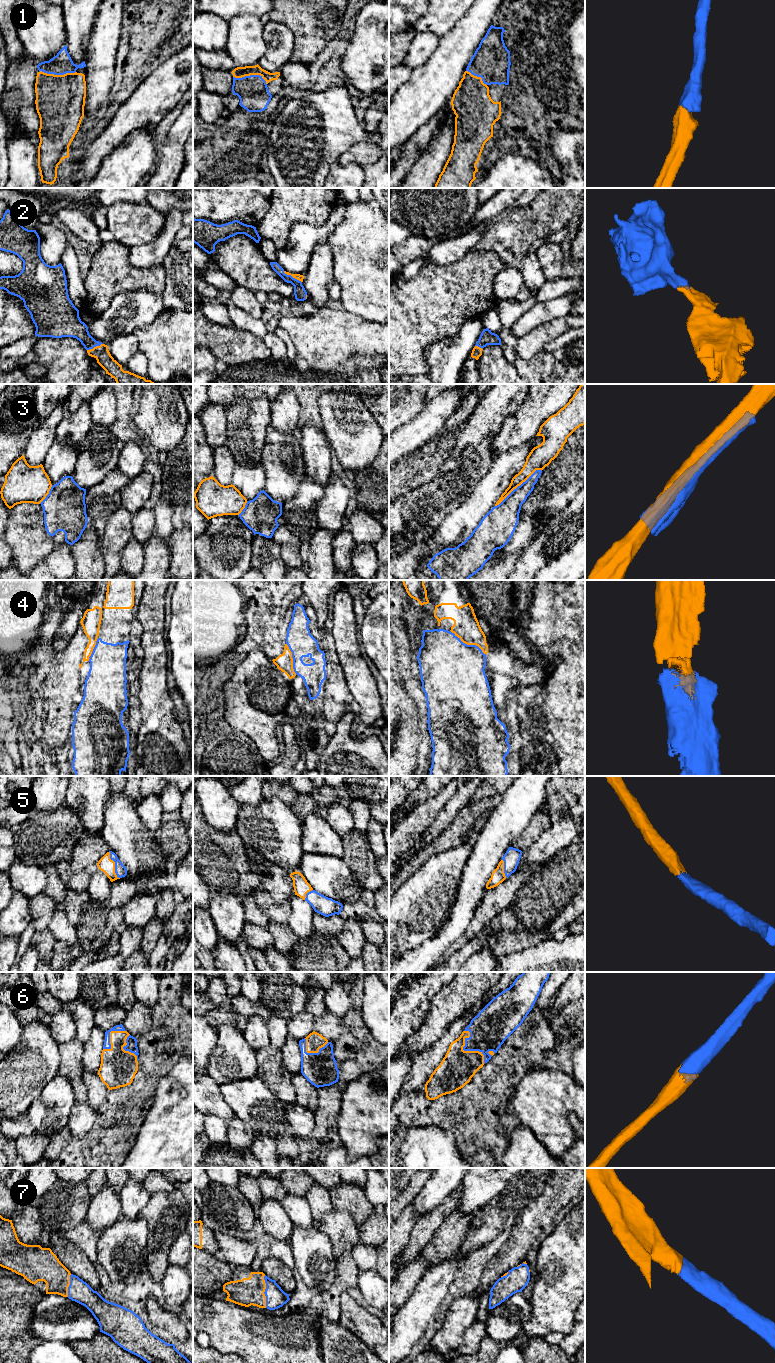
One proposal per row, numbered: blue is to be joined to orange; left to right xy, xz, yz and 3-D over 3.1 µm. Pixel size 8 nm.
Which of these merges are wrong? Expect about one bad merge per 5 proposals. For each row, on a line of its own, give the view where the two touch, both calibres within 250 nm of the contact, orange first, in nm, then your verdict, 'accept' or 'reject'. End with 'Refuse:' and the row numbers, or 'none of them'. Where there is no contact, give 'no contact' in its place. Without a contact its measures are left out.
1: contact in xy; calibres 400 and 160 nm; accept
2: contact in xz; calibres 50 and 100 nm; accept
3: contact in yz; calibres 160 and 190 nm; reject
4: contact in yz; calibres 200 and 480 nm; accept
5: contact in xy; calibres 120 and 90 nm; accept
6: contact in yz; calibres 280 and 300 nm; accept
7: contact in xz; calibres 220 and 160 nm; accept
Refuse: 3

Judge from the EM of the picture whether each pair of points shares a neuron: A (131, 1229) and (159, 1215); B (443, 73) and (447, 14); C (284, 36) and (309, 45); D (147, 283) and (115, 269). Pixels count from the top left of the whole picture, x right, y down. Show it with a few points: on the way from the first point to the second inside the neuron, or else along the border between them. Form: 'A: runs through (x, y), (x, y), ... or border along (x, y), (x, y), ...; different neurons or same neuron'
A: border along (138, 1215), (147, 1224), (148, 1245); different neurons
B: border along (462, 16), (440, 37); different neurons
C: border along (278, 21), (293, 34), (293, 52), (290, 60); different neurons
D: runs through (139, 279), (123, 276); same neuron

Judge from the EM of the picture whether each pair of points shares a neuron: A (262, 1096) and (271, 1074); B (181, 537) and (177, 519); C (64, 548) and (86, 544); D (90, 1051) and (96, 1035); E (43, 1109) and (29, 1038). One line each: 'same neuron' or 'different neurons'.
A: different neurons
B: different neurons
C: different neurons
D: same neuron
E: different neurons

